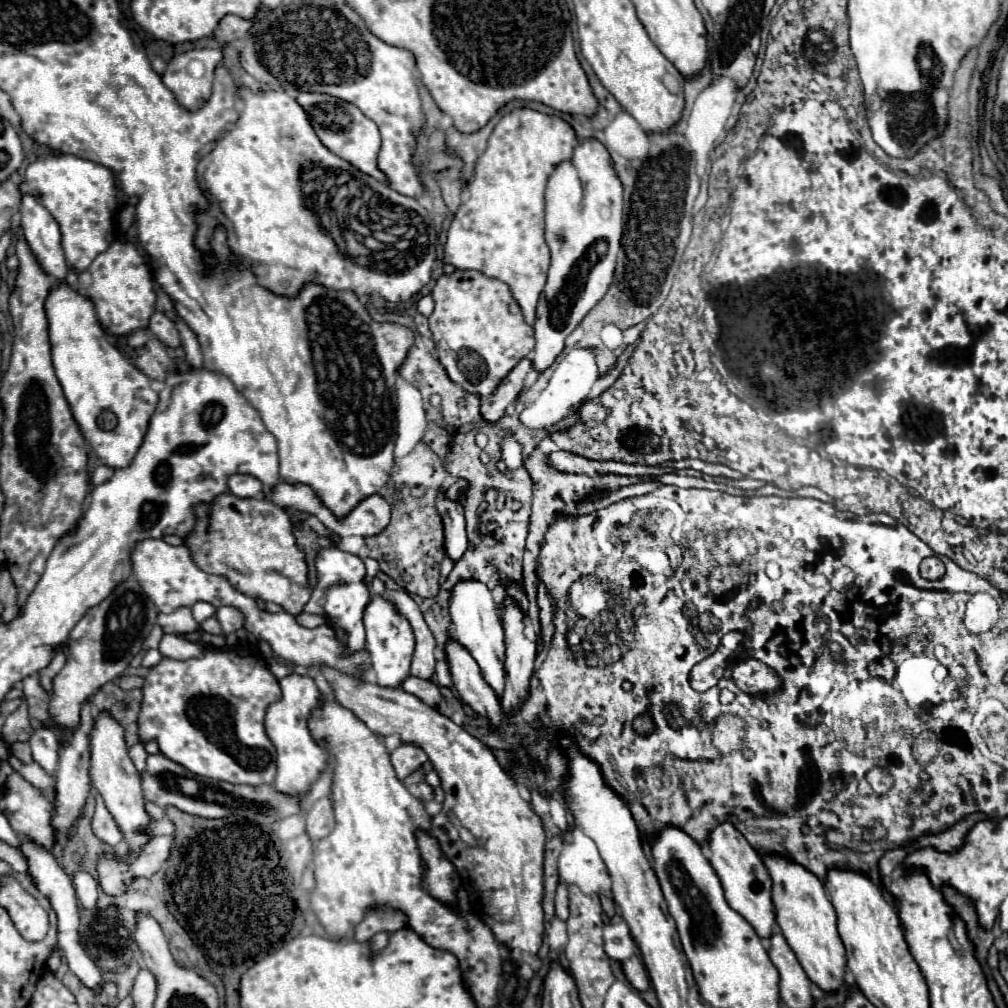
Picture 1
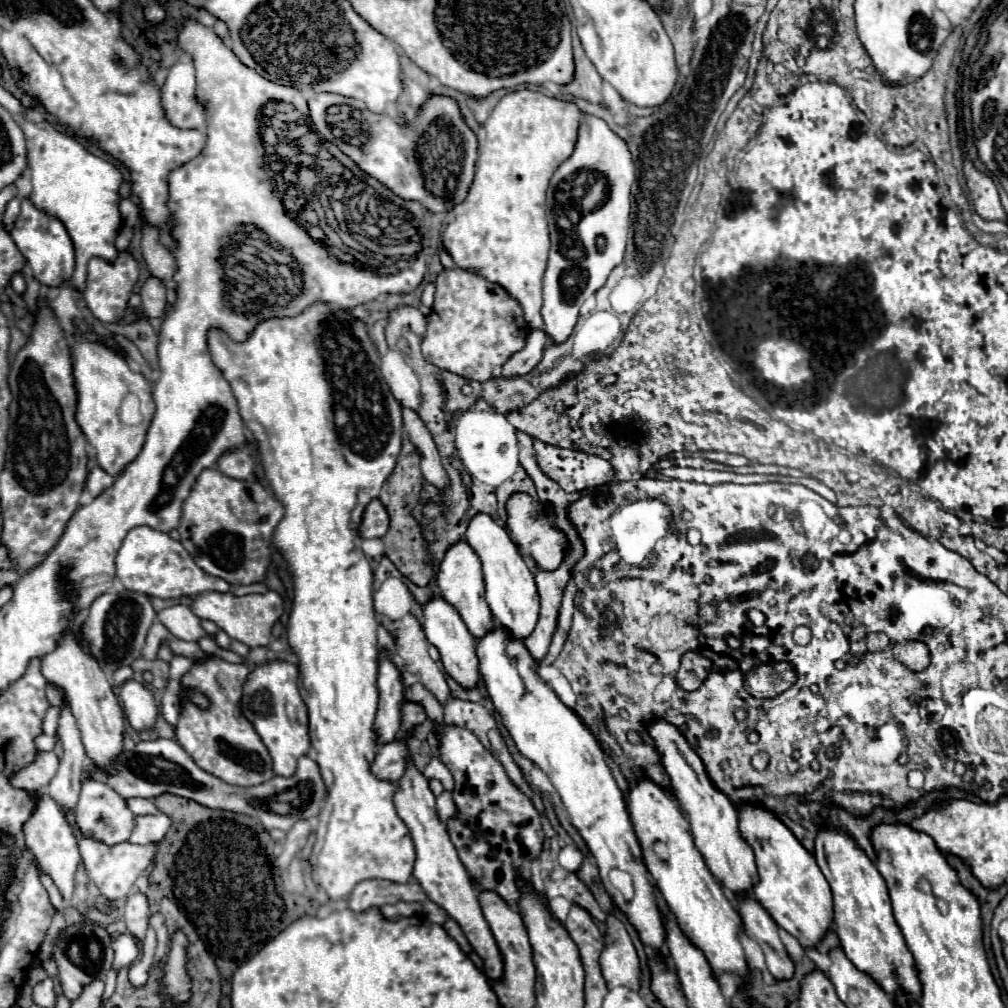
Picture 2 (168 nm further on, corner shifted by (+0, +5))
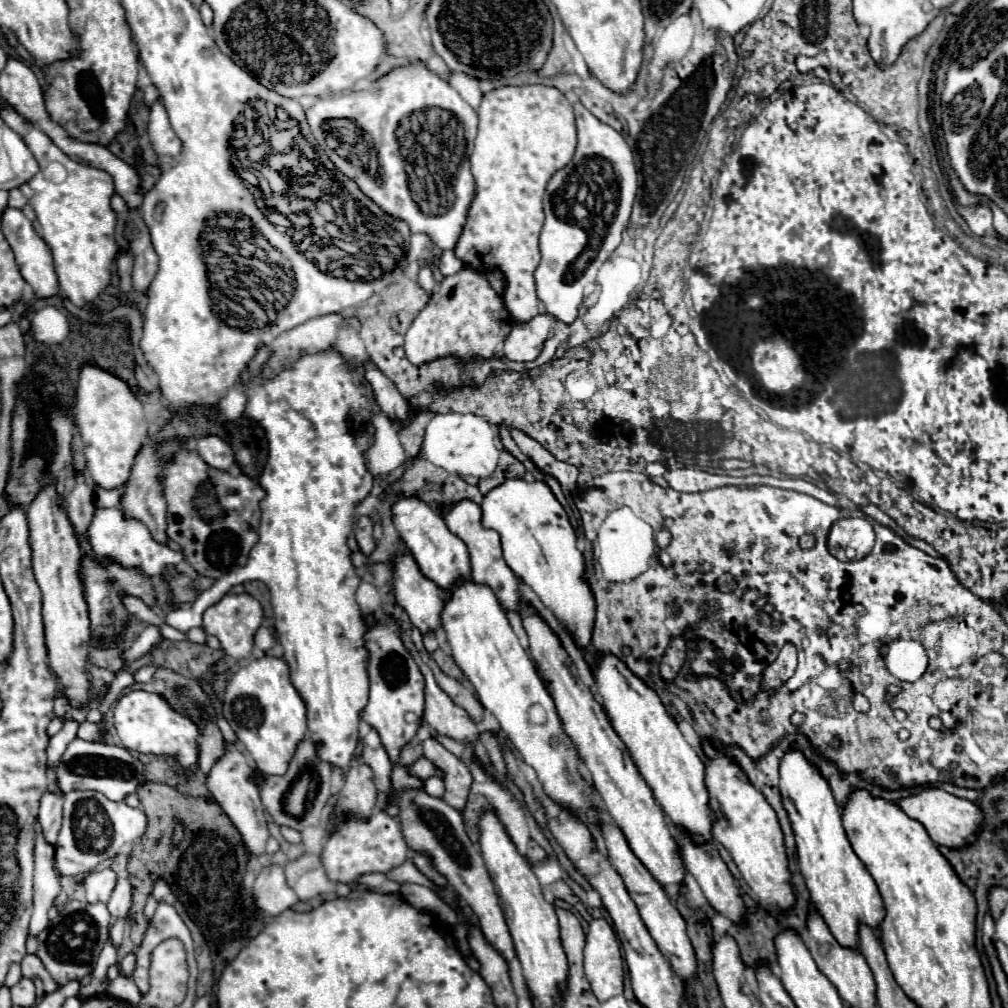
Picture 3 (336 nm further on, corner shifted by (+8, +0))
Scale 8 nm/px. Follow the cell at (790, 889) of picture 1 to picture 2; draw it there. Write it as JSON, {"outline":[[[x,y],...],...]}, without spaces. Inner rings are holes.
{"outline":[[[738,805],[738,821],[740,833],[756,857],[758,883],[752,887],[752,895],[780,927],[800,941],[802,947],[816,947],[826,931],[834,927],[834,917],[832,893],[814,855],[800,845],[794,833],[782,825],[770,809],[762,809],[762,805]]]}

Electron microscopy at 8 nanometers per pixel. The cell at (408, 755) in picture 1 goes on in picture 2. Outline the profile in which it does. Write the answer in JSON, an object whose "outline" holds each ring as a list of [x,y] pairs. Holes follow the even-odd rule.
{"outline":[[[392,741],[378,749],[374,761],[370,763],[370,771],[382,781],[398,783],[406,767],[406,757],[408,745],[404,741]]]}

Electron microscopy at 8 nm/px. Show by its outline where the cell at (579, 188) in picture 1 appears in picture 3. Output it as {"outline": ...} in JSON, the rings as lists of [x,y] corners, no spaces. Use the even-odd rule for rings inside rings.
{"outline":[[[580,102],[574,104],[574,116],[576,116],[576,126],[578,126],[576,152],[572,156],[572,162],[564,166],[562,170],[558,170],[546,186],[546,194],[542,202],[546,220],[544,220],[544,228],[540,234],[542,260],[534,272],[538,300],[542,304],[544,314],[564,324],[572,324],[576,320],[578,308],[584,300],[584,288],[596,280],[600,266],[620,246],[622,232],[628,226],[630,210],[632,210],[636,190],[638,190],[634,158],[632,158],[632,150],[626,144],[626,140],[614,128],[610,128],[608,124],[592,116]]]}

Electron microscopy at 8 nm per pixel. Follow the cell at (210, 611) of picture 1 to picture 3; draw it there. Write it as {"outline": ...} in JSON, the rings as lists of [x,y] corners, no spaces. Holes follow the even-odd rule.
{"outline":[[[226,594],[226,596],[222,596],[220,602],[216,602],[214,606],[210,606],[204,612],[204,616],[202,616],[202,628],[208,634],[214,634],[220,640],[222,650],[226,654],[226,658],[220,660],[220,662],[216,662],[214,668],[212,668],[216,672],[216,680],[224,680],[224,674],[226,674],[228,668],[232,668],[240,660],[250,658],[252,648],[254,648],[254,634],[262,626],[262,618],[264,618],[262,606],[250,594]]]}

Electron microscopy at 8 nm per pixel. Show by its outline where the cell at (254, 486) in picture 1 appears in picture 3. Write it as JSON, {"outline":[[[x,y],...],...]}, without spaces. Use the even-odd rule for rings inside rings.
{"outline":[[[210,436],[210,438],[198,438],[198,454],[202,456],[202,460],[216,468],[216,470],[230,470],[230,466],[236,462],[234,452],[230,450],[230,446],[220,440],[218,436]]]}

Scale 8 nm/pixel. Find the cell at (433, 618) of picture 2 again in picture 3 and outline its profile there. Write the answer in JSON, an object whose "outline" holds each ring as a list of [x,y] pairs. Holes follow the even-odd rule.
{"outline":[[[410,554],[396,558],[394,572],[394,592],[396,602],[408,612],[412,624],[422,632],[436,632],[442,628],[444,592],[424,578]]]}

